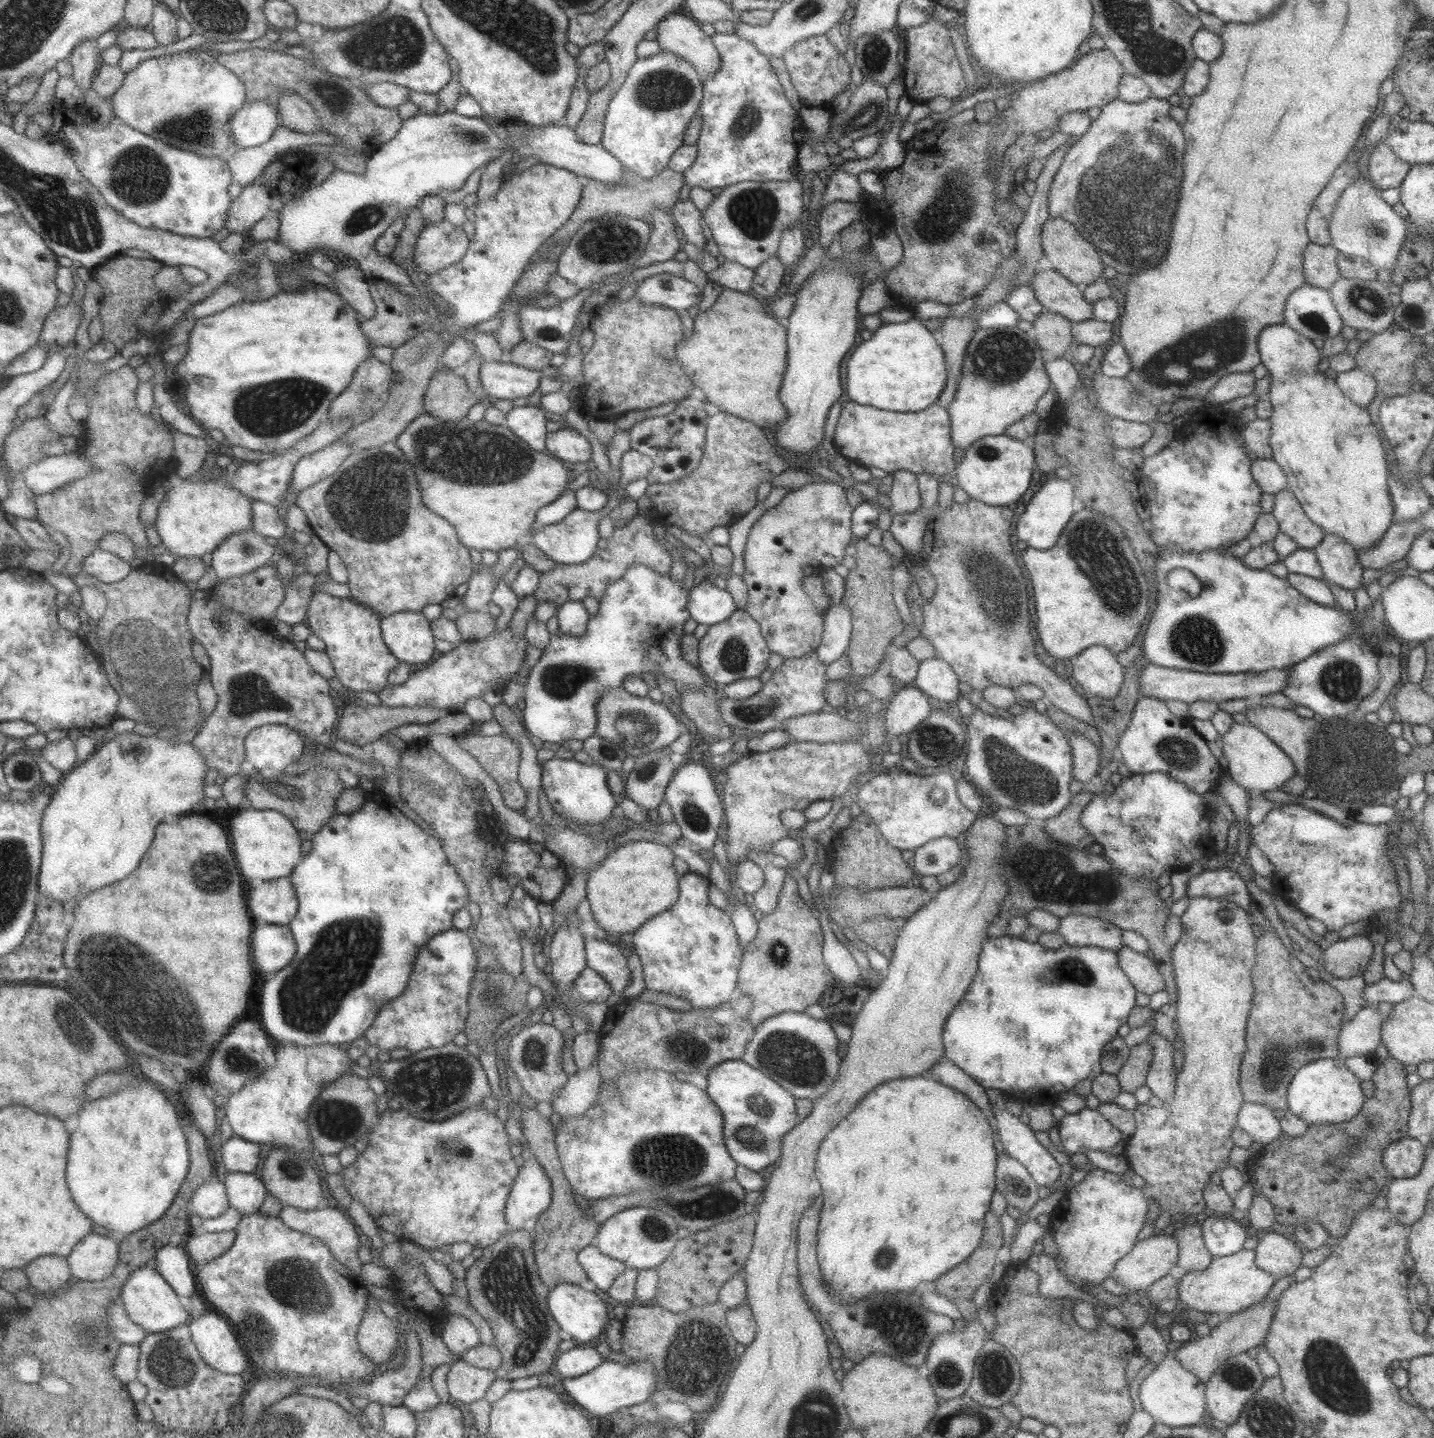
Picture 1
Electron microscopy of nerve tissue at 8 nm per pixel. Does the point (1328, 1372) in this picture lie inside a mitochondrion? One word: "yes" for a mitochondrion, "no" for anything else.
yes

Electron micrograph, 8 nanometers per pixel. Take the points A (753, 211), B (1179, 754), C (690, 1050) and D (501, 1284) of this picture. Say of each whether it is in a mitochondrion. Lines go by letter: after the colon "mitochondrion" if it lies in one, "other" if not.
A: mitochondrion
B: mitochondrion
C: mitochondrion
D: mitochondrion

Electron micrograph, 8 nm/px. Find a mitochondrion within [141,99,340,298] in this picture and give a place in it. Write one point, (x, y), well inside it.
(196, 128)

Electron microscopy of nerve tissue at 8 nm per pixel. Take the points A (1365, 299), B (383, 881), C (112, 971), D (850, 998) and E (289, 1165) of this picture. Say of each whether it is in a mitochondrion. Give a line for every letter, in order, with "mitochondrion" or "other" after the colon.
A: mitochondrion
B: other
C: mitochondrion
D: other
E: mitochondrion

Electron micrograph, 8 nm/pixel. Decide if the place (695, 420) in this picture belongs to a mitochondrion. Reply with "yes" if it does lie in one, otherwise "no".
no

